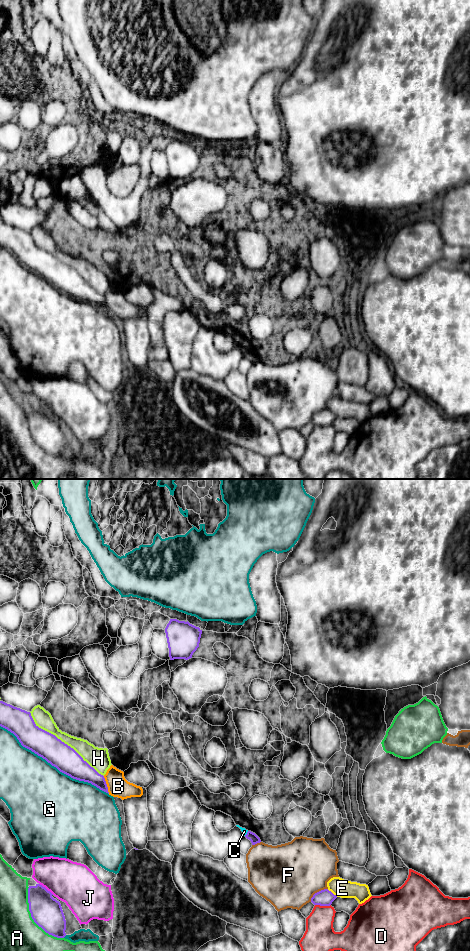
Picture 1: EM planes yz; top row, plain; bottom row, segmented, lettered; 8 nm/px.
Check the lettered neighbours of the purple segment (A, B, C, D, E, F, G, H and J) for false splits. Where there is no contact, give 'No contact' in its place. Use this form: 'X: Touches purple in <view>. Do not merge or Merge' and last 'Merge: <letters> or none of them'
A: Touches purple in yz. Do not merge
B: Touches purple in yz. Do not merge
C: Touches purple in yz. Do not merge
D: Touches purple in yz. Do not merge
E: Touches purple in yz. Do not merge
F: Touches purple in yz. Do not merge
G: Touches purple in yz. Do not merge
H: Touches purple in yz. Do not merge
J: Touches purple in yz. Do not merge
Merge: none of them

